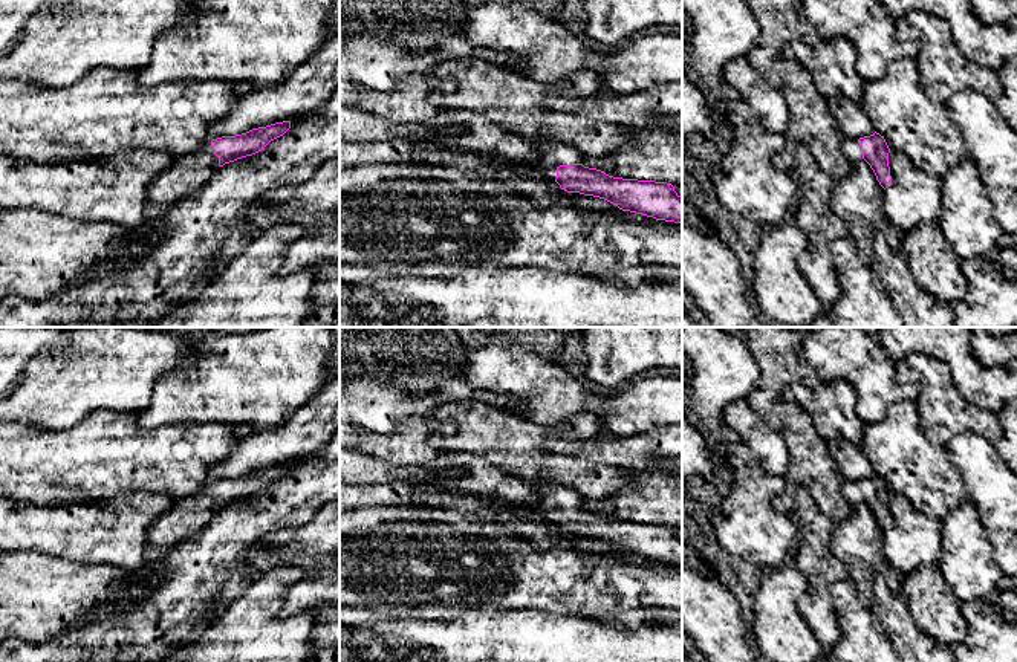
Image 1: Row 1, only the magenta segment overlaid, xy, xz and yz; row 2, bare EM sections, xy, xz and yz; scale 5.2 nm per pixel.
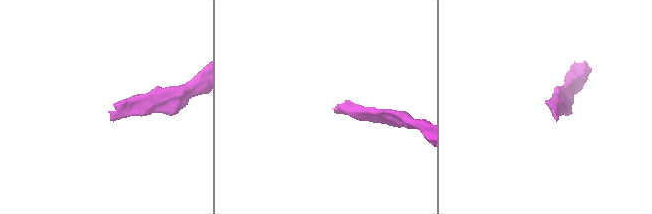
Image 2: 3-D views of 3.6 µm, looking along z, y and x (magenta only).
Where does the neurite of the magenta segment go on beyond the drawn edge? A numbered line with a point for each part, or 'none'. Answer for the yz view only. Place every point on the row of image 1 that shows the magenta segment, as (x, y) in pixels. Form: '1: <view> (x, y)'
1: yz (851, 147)

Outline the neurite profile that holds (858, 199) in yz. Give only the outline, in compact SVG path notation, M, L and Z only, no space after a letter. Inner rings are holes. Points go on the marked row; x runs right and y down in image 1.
M864 159L844 179L837 180L832 209L846 222L866 263L873 260L872 245L878 234L885 237L890 249L896 251L902 246L901 234L884 213L884 188Z

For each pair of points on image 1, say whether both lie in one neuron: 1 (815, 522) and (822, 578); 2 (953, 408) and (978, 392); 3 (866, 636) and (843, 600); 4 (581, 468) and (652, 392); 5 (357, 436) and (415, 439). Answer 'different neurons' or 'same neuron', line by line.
1: same neuron
2: different neurons
3: same neuron
4: different neurons
5: same neuron

